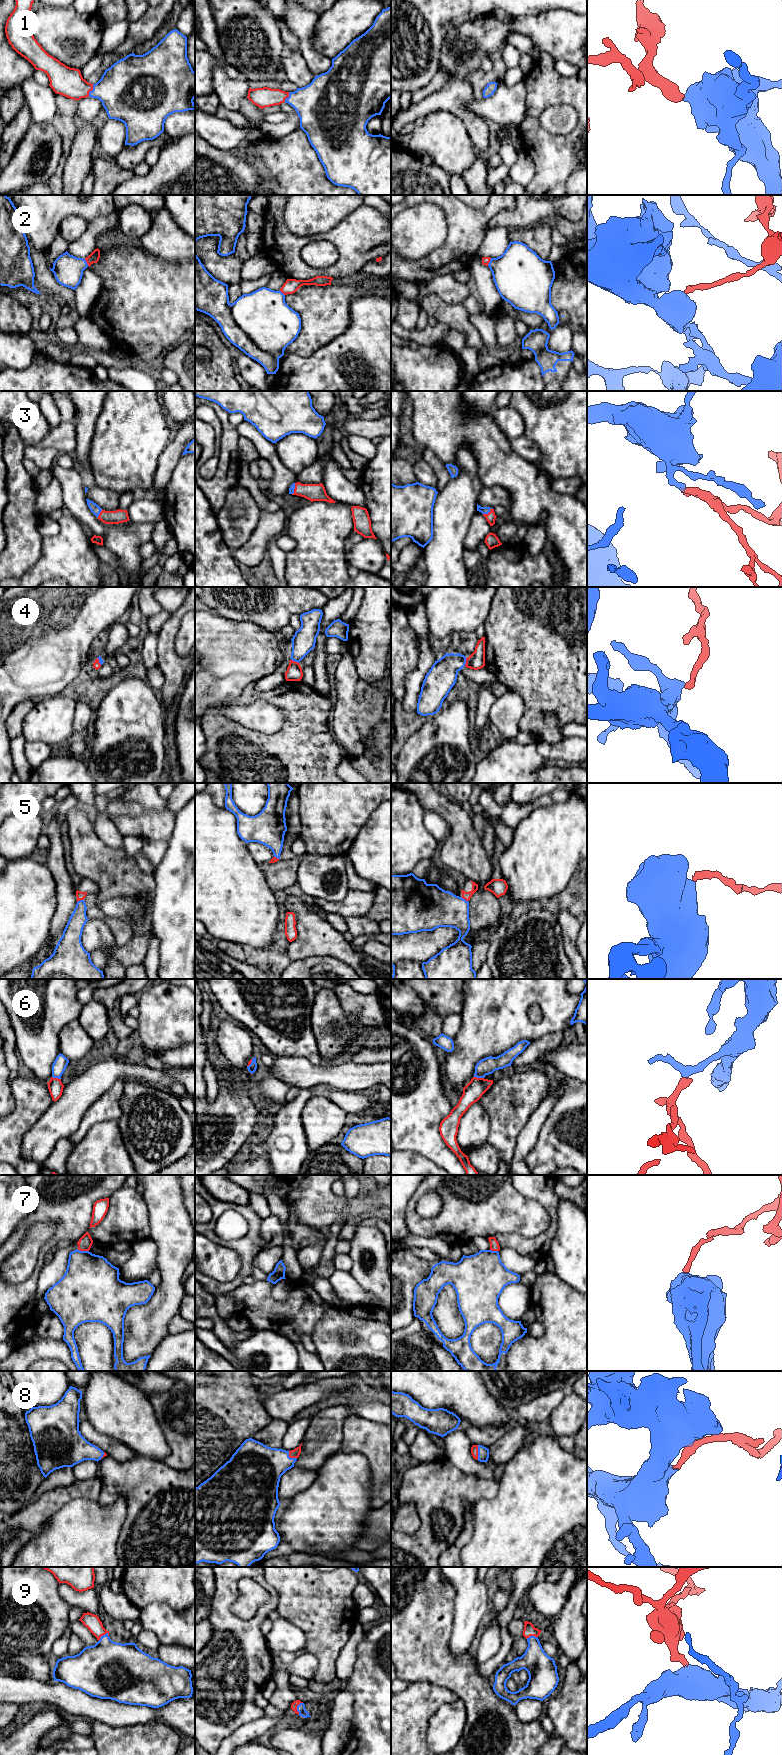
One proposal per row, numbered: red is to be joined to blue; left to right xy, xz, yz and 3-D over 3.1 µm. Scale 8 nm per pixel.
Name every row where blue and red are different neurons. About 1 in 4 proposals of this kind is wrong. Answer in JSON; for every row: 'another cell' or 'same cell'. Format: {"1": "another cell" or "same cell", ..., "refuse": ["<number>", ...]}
{"1": "same cell", "2": "same cell", "3": "same cell", "4": "same cell", "5": "same cell", "6": "same cell", "7": "another cell", "8": "same cell", "9": "same cell", "refuse": ["7"]}

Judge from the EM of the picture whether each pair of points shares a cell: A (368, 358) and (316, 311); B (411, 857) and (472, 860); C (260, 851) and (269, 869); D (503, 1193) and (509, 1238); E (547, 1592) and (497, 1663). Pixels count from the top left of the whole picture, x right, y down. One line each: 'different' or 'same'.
A: different
B: different
C: different
D: different
E: different

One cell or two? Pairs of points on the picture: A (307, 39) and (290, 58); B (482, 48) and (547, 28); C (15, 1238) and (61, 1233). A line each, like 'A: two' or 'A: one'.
A: two
B: one
C: one

